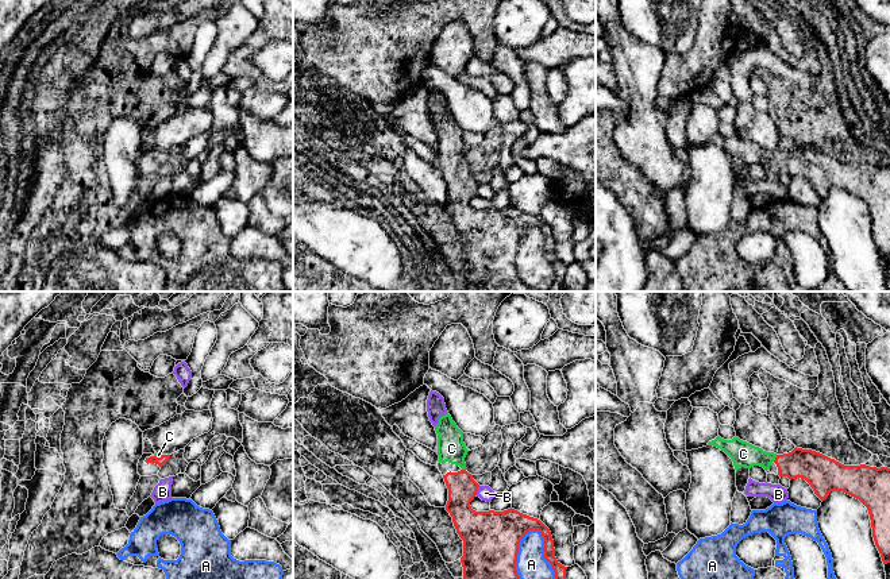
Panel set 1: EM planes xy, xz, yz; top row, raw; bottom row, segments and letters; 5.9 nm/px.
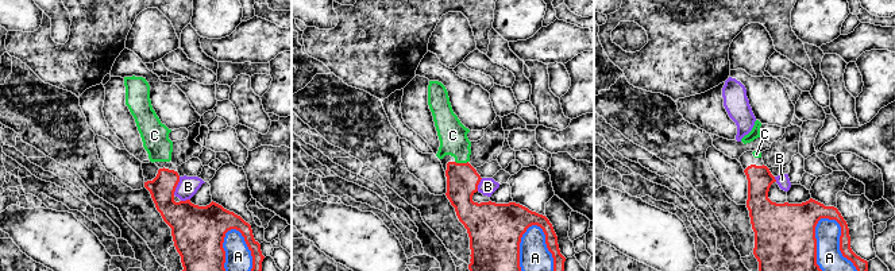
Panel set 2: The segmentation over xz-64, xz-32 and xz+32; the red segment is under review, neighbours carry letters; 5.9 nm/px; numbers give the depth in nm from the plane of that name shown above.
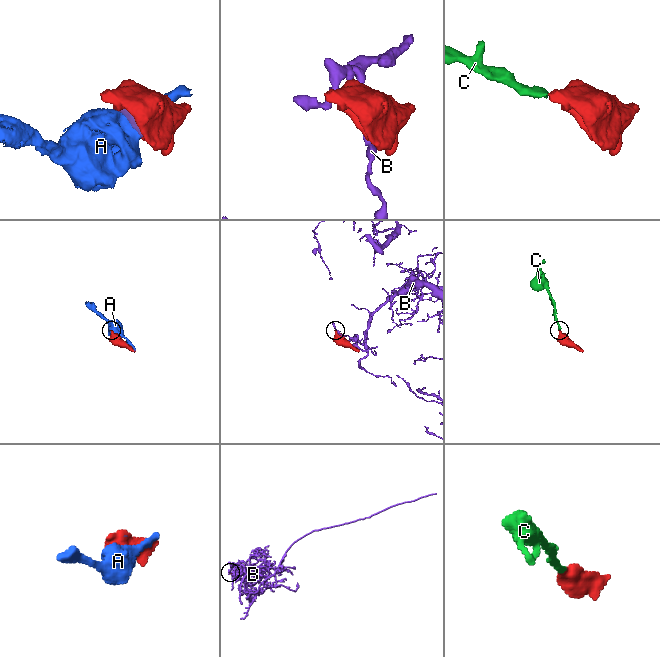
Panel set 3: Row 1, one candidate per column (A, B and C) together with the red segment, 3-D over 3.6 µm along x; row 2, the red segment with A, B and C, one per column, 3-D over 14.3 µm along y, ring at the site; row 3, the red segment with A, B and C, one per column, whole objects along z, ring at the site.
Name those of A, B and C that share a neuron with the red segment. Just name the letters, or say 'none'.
C

